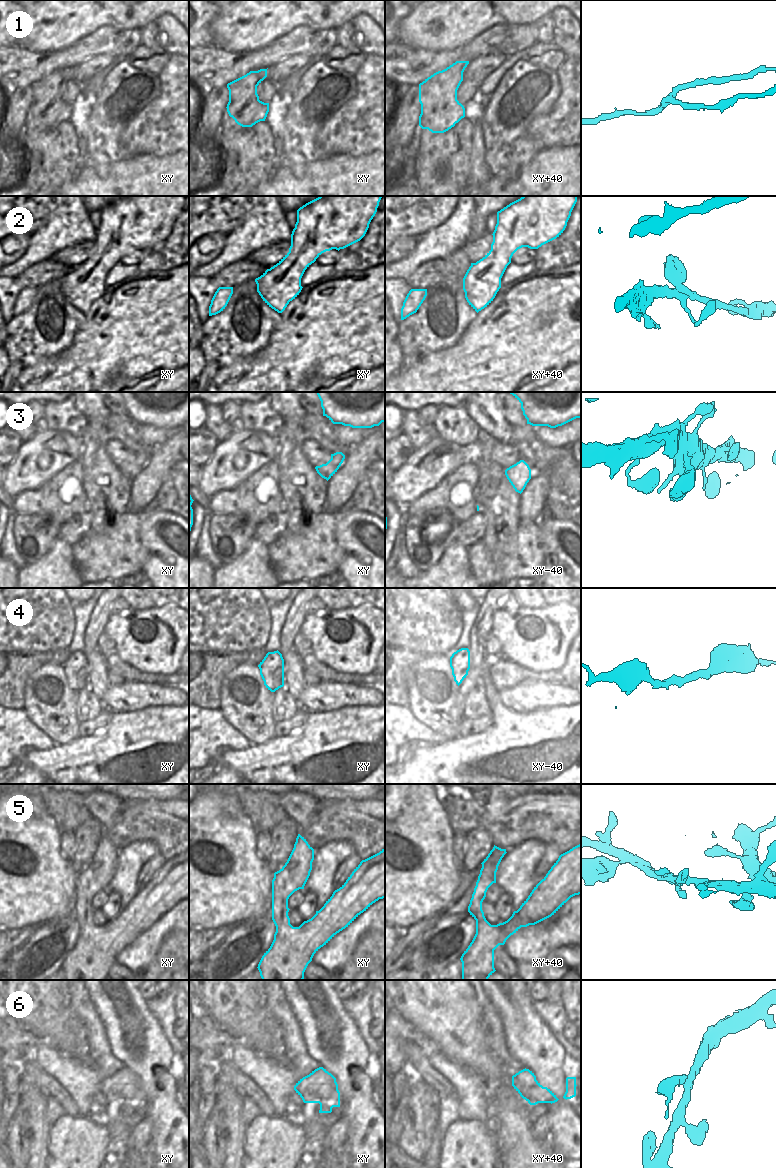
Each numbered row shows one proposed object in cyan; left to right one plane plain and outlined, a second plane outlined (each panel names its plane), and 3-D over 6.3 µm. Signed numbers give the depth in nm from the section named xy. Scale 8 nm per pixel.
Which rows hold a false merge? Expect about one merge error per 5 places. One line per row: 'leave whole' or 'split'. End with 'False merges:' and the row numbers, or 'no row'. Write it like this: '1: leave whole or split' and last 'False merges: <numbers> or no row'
1: split
2: leave whole
3: leave whole
4: leave whole
5: leave whole
6: leave whole
False merges: 1

